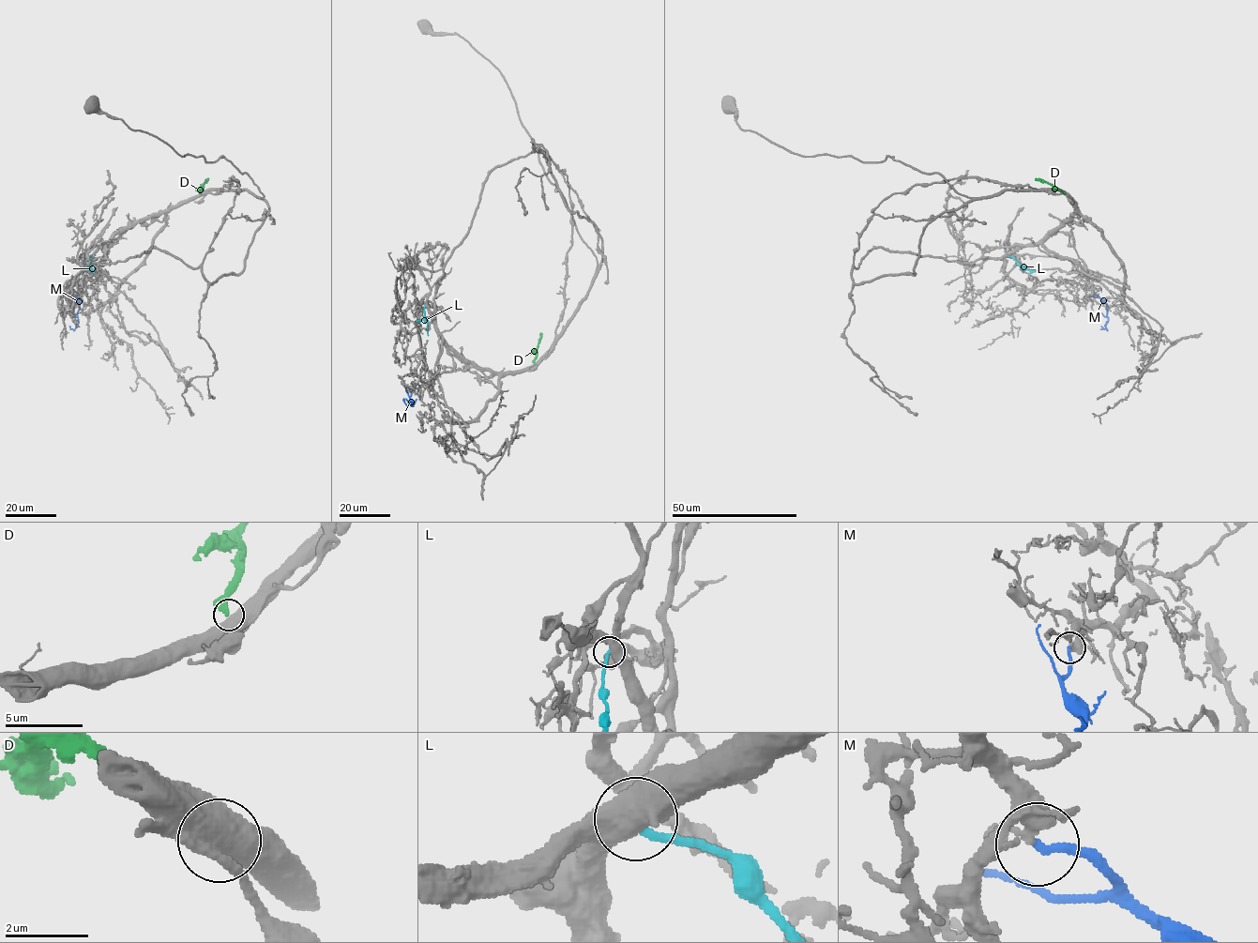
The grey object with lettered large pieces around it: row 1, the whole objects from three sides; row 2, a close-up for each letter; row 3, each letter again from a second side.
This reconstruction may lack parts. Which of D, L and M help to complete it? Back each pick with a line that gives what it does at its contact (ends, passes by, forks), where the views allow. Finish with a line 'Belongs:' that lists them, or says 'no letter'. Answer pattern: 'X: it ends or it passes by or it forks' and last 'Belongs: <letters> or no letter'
M: it ends
Belongs: M

